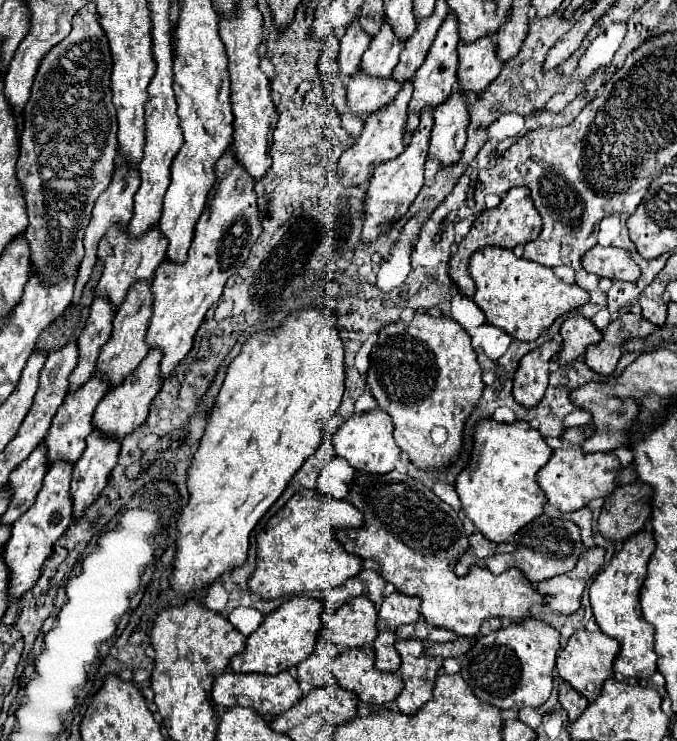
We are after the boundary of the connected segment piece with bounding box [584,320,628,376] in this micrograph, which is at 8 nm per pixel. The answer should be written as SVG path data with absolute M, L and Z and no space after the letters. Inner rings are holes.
M614 320L606 330L602 330L602 342L596 346L588 346L586 364L590 370L610 376L616 370L616 364L622 356L622 342L628 340L628 332L622 328L620 320Z

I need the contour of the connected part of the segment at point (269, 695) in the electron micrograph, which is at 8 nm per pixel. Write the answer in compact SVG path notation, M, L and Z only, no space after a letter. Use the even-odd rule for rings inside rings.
M224 672L216 678L212 698L216 704L224 708L232 706L242 706L242 708L252 708L260 716L278 716L292 708L300 698L302 690L298 686L298 680L294 680L288 672L280 672L274 676L264 676L264 674L236 674L236 672Z

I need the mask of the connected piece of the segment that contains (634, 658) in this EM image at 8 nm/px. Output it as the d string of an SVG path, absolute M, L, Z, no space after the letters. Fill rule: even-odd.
M648 530L636 532L626 538L622 550L614 554L610 564L594 576L590 584L590 604L600 630L620 642L620 654L614 662L616 676L628 676L646 680L656 672L656 652L654 652L654 628L642 618L640 610L640 588L646 580L648 560L656 548L654 536Z

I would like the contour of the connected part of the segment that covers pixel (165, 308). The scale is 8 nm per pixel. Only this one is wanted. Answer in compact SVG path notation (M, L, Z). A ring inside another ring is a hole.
M228 146L228 150L216 162L214 174L216 180L208 192L204 212L194 228L194 238L186 262L172 264L172 260L166 258L154 274L154 314L146 332L146 342L150 348L158 346L164 352L164 358L160 362L162 378L168 378L180 360L190 352L194 334L200 328L204 314L214 302L218 302L226 280L236 274L238 268L242 268L242 262L248 258L250 248L262 232L254 192L256 182L248 178L244 166L238 164L238 160L232 156L232 146Z

